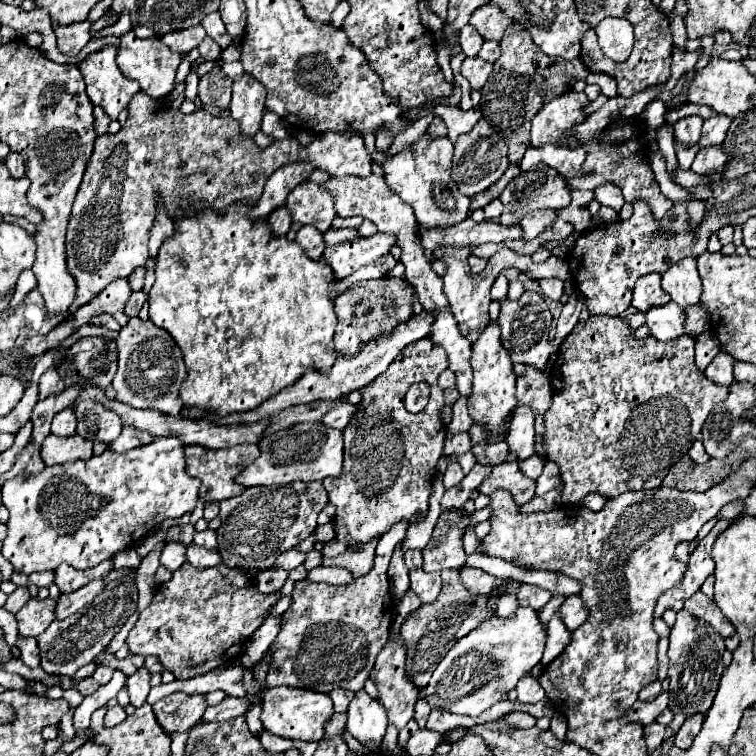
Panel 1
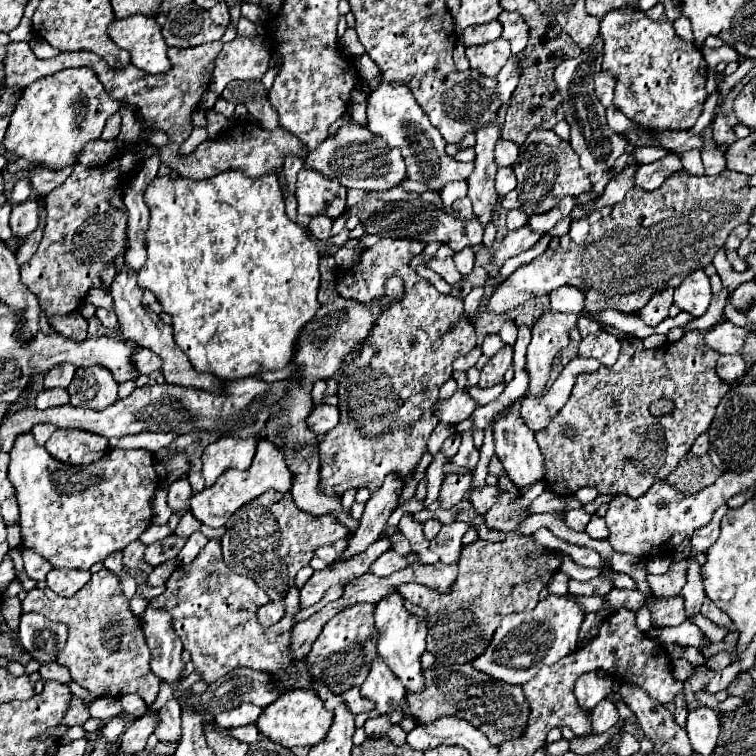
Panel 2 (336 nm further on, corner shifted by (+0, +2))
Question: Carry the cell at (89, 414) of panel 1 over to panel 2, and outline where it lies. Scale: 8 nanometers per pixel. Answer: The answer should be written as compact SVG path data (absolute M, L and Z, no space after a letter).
M103 366L77 368L75 378L67 390L71 404L81 408L103 410L117 400L117 382Z

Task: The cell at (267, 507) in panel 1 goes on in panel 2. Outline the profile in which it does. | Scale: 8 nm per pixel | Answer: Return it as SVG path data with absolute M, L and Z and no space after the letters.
M267 490L253 502L241 506L241 510L229 518L225 528L227 532L221 538L225 564L235 574L253 578L271 598L271 604L259 610L259 622L263 622L263 626L273 626L283 618L283 596L295 586L295 574L311 562L313 552L319 546L333 544L347 536L345 526L341 526L335 518L311 516L295 506L289 492L281 494L275 490Z

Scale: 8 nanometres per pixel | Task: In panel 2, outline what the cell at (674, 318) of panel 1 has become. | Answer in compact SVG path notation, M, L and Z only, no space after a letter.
M723 322L713 326L713 330L705 336L705 342L719 354L741 354L745 334L747 334L745 328L739 328L731 322Z

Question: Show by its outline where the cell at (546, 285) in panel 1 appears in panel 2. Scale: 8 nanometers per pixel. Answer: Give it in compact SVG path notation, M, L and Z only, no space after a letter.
M573 286L557 288L553 290L553 294L549 294L549 298L551 298L551 310L555 312L579 312L583 310L583 302L585 302L581 290Z

